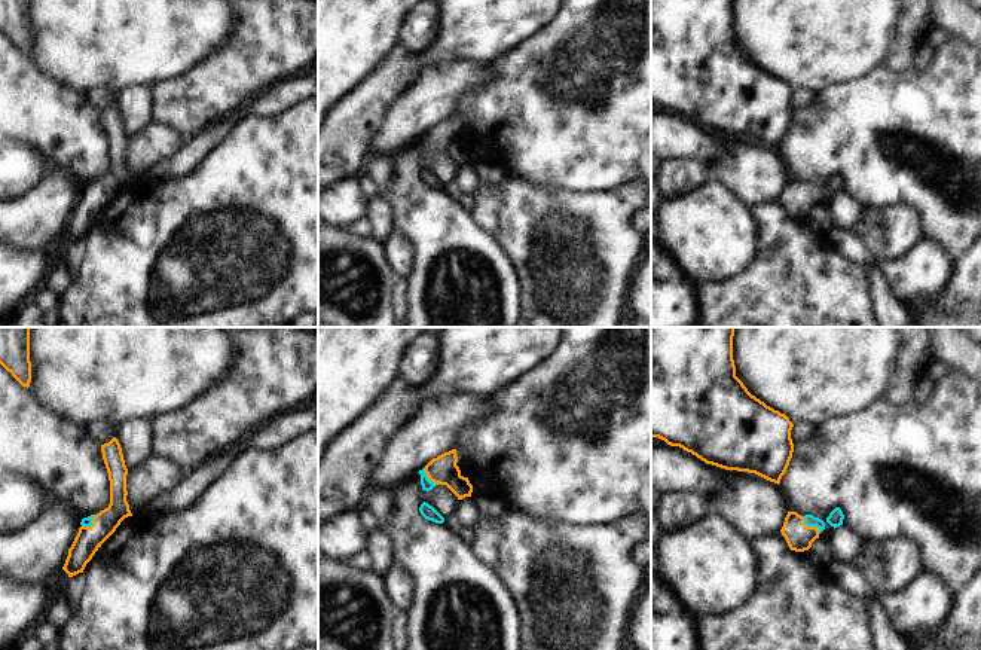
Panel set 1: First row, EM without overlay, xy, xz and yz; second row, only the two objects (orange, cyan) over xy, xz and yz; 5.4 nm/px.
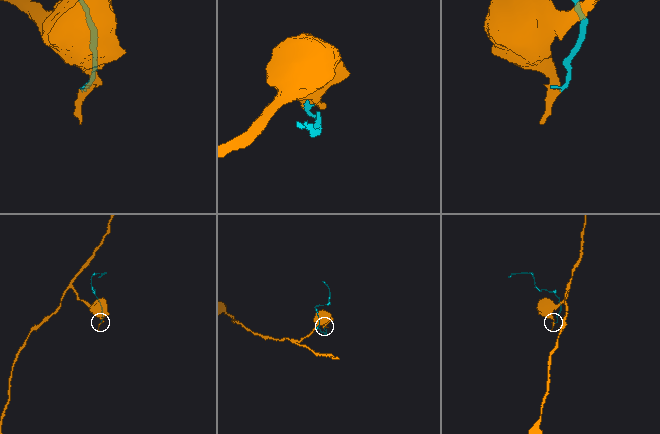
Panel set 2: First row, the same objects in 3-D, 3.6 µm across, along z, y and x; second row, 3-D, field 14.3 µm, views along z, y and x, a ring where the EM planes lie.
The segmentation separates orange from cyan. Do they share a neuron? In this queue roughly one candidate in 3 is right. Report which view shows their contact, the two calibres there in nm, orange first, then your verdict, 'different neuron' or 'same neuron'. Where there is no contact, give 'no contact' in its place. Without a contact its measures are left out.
contact in yz; calibres 150 and 60 nm; same neuron

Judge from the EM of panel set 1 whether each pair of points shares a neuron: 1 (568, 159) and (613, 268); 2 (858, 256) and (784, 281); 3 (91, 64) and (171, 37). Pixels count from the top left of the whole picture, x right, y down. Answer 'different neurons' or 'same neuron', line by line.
1: different neurons
2: different neurons
3: same neuron

